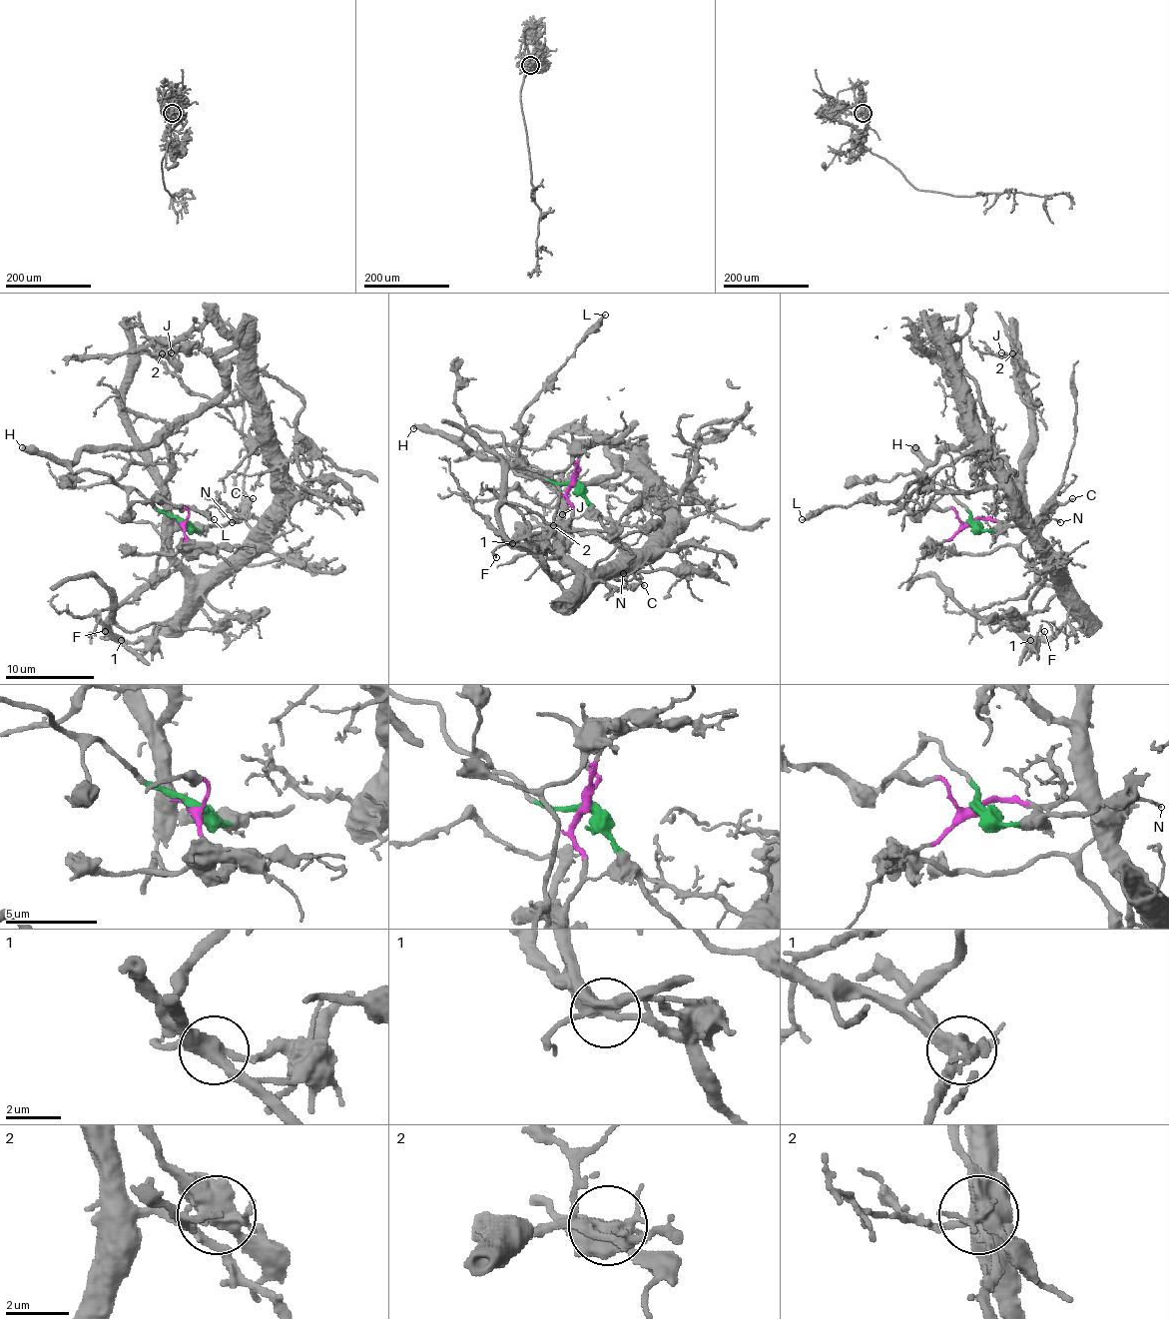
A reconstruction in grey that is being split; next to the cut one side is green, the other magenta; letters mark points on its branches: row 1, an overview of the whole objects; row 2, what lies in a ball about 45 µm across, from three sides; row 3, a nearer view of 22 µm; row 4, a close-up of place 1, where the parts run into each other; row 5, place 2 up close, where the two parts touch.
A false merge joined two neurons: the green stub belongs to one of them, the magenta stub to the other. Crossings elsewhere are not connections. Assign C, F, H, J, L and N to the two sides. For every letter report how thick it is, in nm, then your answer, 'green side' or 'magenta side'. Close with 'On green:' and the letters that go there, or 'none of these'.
C: 130 nm | green side
F: 100 nm | magenta side
H: 480 nm | green side
J: 70 nm | magenta side
L: 220 nm | green side
N: 140 nm | green side
On green: C, H, L, N

